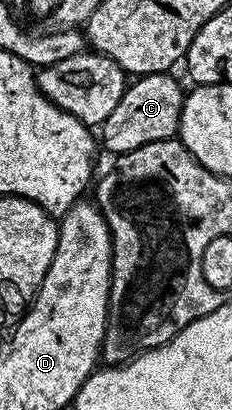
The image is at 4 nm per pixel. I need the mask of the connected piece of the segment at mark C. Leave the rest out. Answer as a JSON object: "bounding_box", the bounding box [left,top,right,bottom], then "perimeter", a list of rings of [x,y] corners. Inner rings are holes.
{"bounding_box":[101,72,185,154],"perimeter":[[[154,72],[148,76],[132,79],[117,102],[113,114],[105,118],[101,126],[101,144],[114,154],[132,152],[149,142],[170,140],[179,131],[185,88],[174,80],[171,72]]]}

